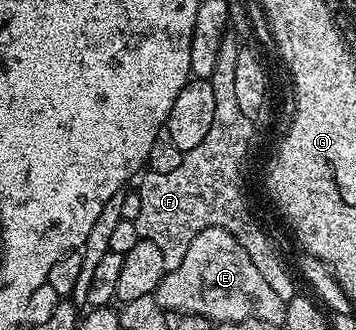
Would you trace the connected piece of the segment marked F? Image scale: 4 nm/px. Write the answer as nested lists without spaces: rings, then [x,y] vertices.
[[[232,34],[222,38],[213,76],[209,79],[212,90],[217,92],[218,100],[216,116],[212,116],[212,128],[208,128],[208,136],[204,136],[202,143],[183,153],[180,168],[163,174],[147,173],[142,187],[137,187],[136,190],[140,196],[140,216],[132,226],[133,229],[138,229],[138,238],[152,240],[152,244],[164,252],[167,270],[180,268],[180,260],[184,260],[188,244],[194,242],[194,237],[200,231],[213,226],[224,229],[248,252],[252,264],[271,285],[272,292],[288,303],[298,293],[298,287],[286,268],[287,263],[271,253],[270,246],[267,246],[262,234],[255,229],[254,222],[250,222],[238,188],[238,162],[243,151],[252,147],[256,132],[256,126],[240,112],[239,101],[235,100],[236,64],[240,49],[240,42]]]

